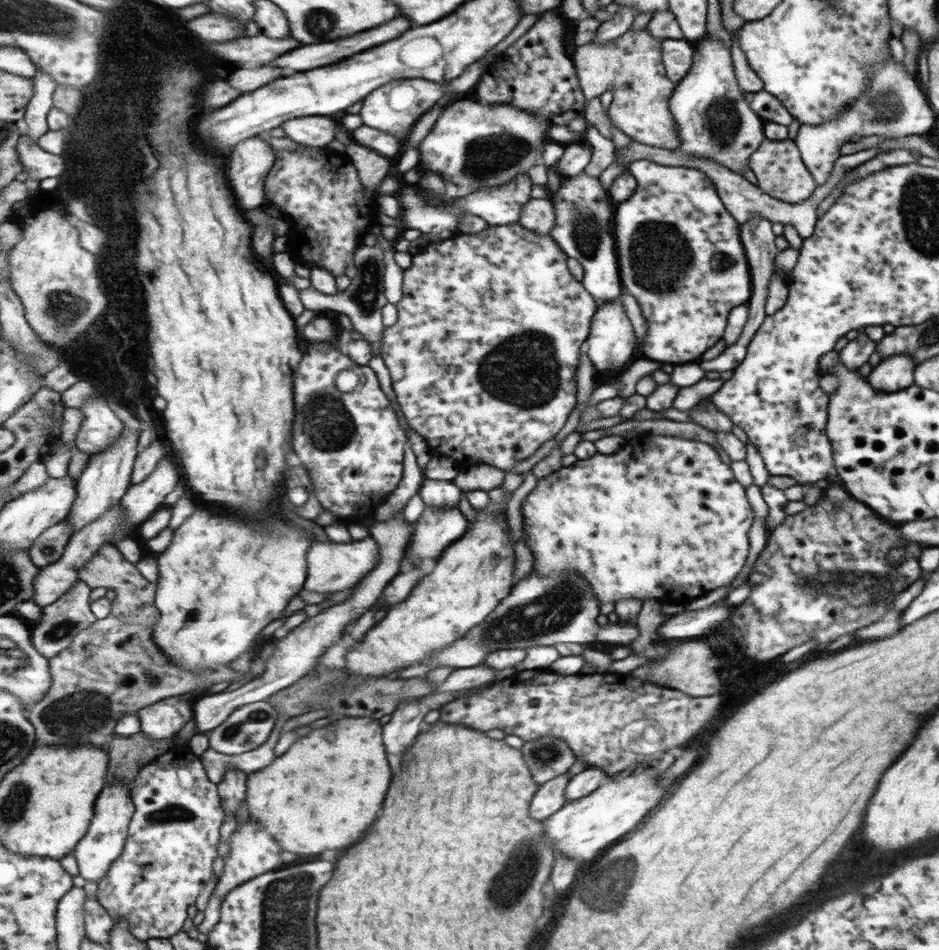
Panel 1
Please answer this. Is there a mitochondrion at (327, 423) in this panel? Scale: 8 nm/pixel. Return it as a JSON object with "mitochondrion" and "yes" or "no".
{"mitochondrion":"yes"}

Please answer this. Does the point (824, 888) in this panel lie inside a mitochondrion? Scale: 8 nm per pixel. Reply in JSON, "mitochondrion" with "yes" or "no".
{"mitochondrion":"no"}

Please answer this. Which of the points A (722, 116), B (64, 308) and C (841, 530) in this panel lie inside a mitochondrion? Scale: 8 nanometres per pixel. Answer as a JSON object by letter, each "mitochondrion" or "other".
{"A":"mitochondrion","B":"mitochondrion","C":"other"}

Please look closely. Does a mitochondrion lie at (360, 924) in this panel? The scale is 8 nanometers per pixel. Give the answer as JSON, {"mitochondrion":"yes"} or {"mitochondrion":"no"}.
{"mitochondrion":"no"}

